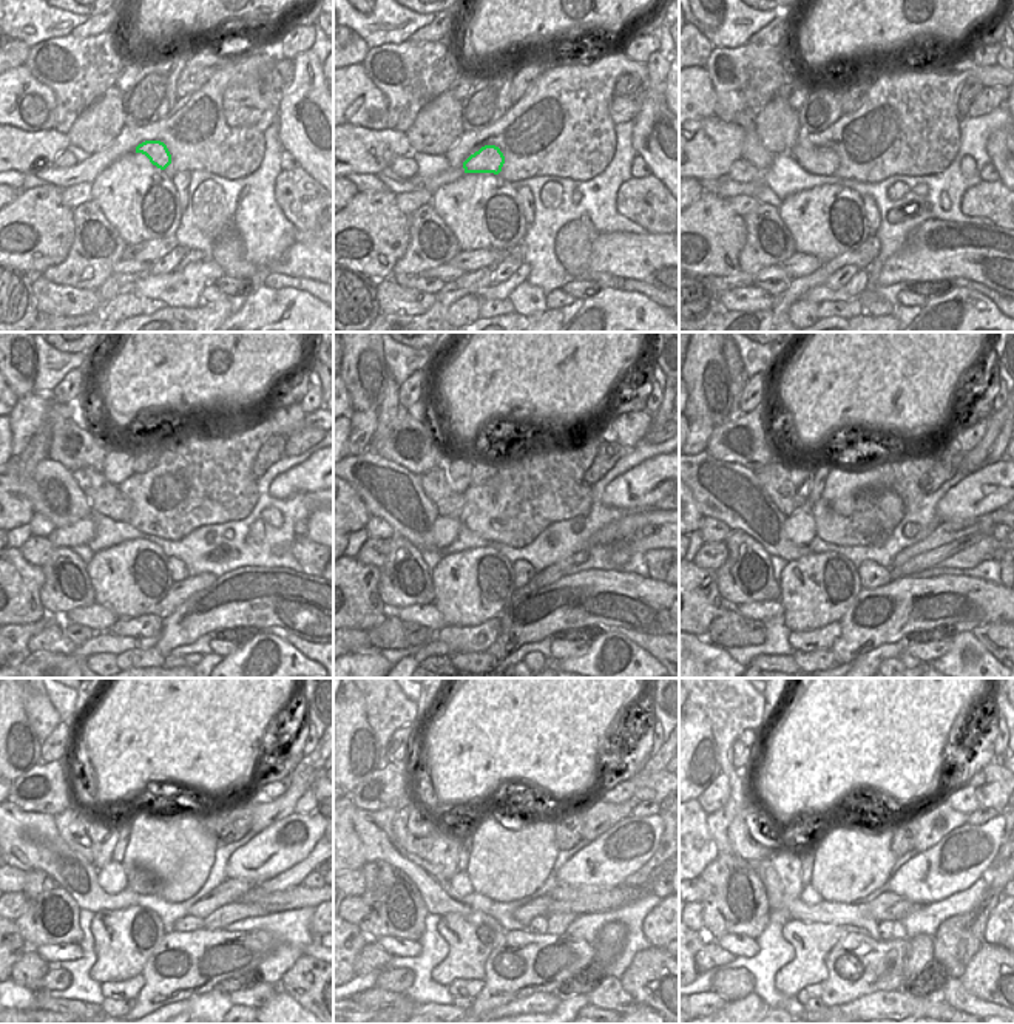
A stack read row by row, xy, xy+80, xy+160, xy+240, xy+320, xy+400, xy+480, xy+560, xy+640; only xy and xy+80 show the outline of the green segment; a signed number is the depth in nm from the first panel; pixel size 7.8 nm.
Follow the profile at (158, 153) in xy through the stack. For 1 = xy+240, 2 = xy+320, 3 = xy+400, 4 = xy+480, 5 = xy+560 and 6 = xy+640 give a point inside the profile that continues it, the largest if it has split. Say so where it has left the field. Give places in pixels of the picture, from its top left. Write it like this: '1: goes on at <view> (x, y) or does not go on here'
1: goes on at xy+240 (107, 499)
2: goes on at xy+320 (436, 485)
3: goes on at xy+400 (775, 478)
4: goes on at xy+480 (77, 830)
5: goes on at xy+560 (406, 819)
6: goes on at xy+640 (744, 845)

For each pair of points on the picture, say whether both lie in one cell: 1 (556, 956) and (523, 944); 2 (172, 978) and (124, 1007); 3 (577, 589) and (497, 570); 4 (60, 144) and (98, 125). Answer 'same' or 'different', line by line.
1: same
2: different
3: different
4: different

